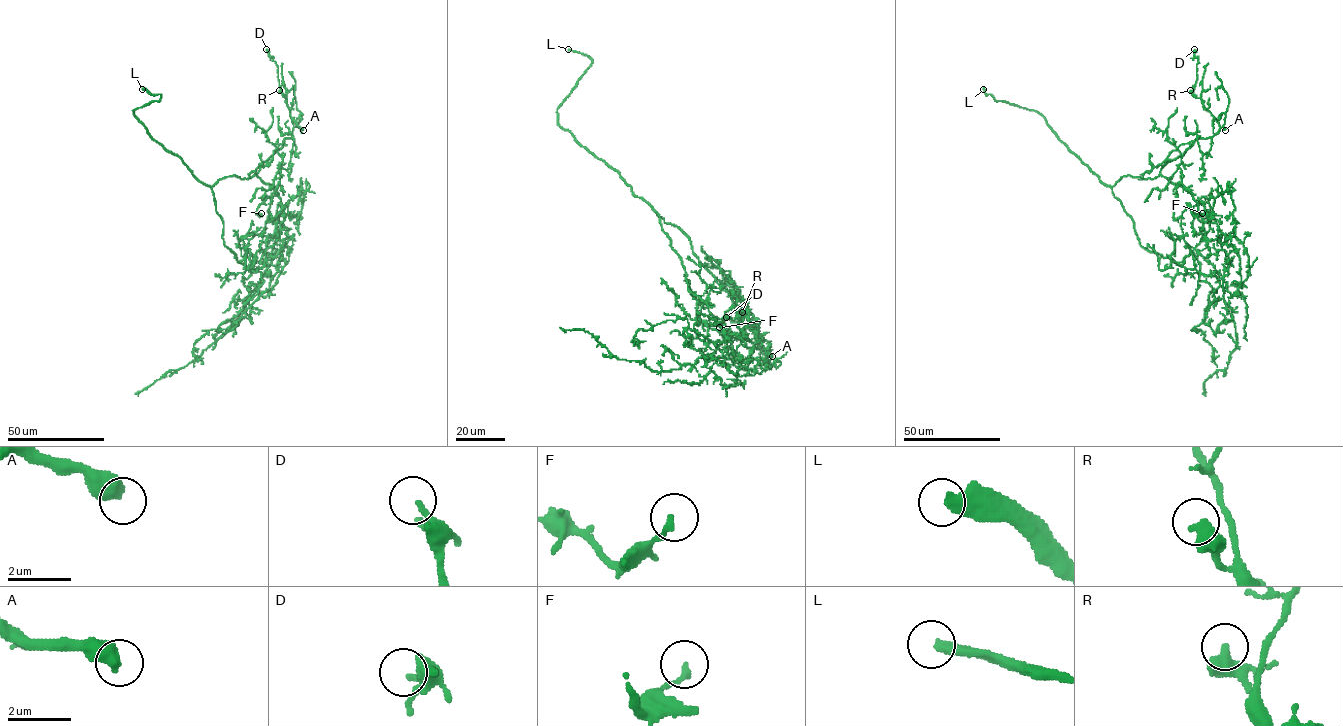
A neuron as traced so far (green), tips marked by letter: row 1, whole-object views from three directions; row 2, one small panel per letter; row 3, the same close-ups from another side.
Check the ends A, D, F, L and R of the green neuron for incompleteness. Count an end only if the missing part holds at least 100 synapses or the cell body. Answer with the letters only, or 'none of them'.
A, L

